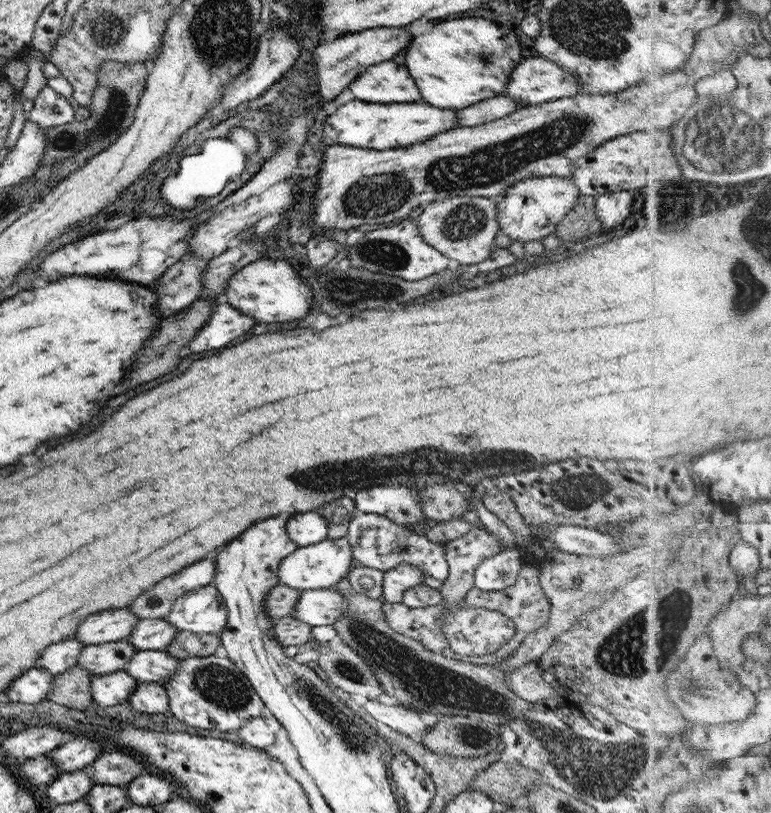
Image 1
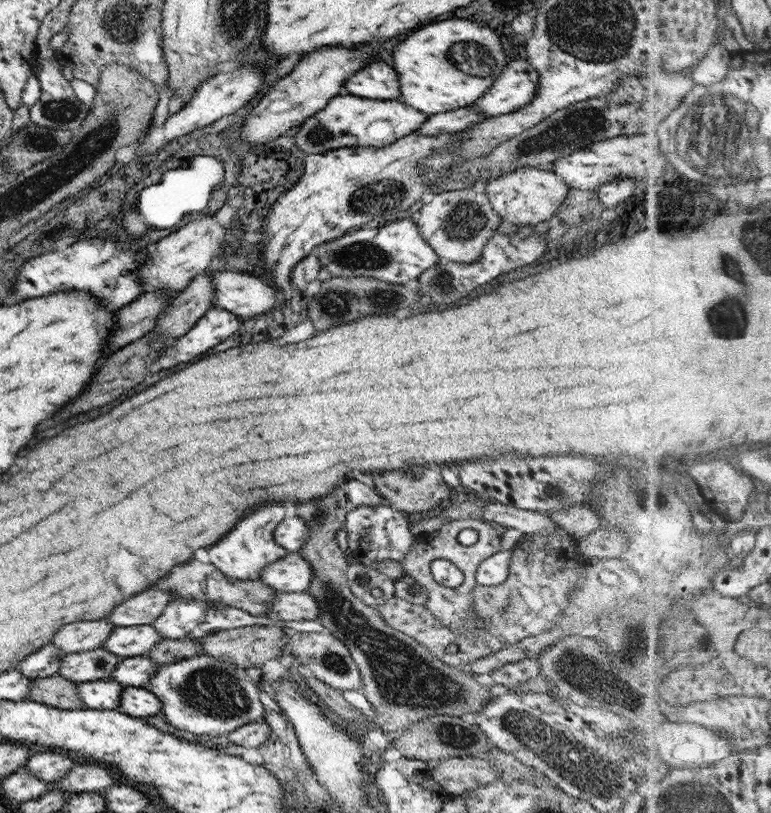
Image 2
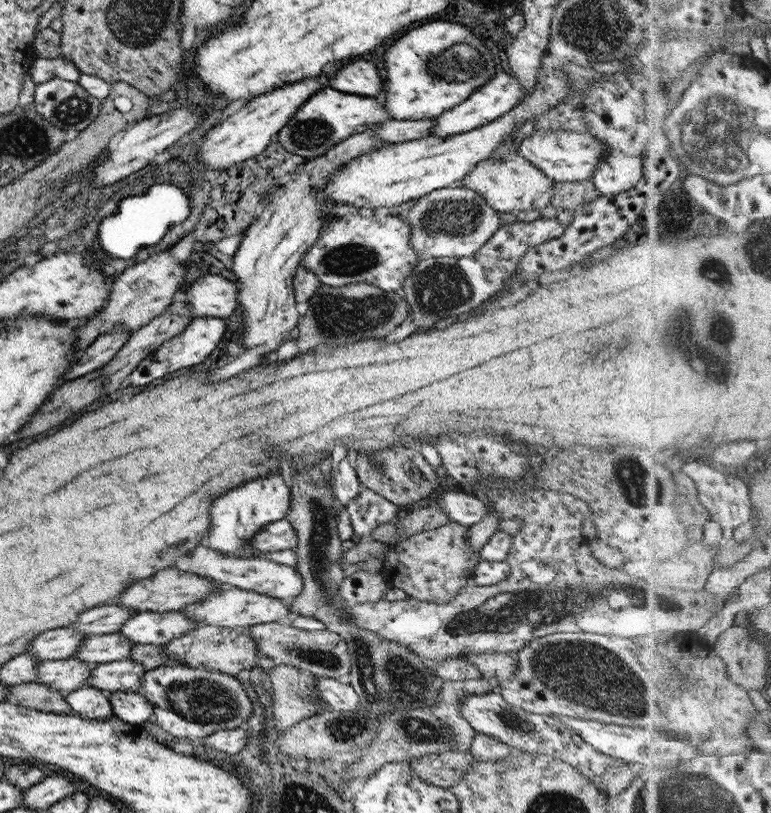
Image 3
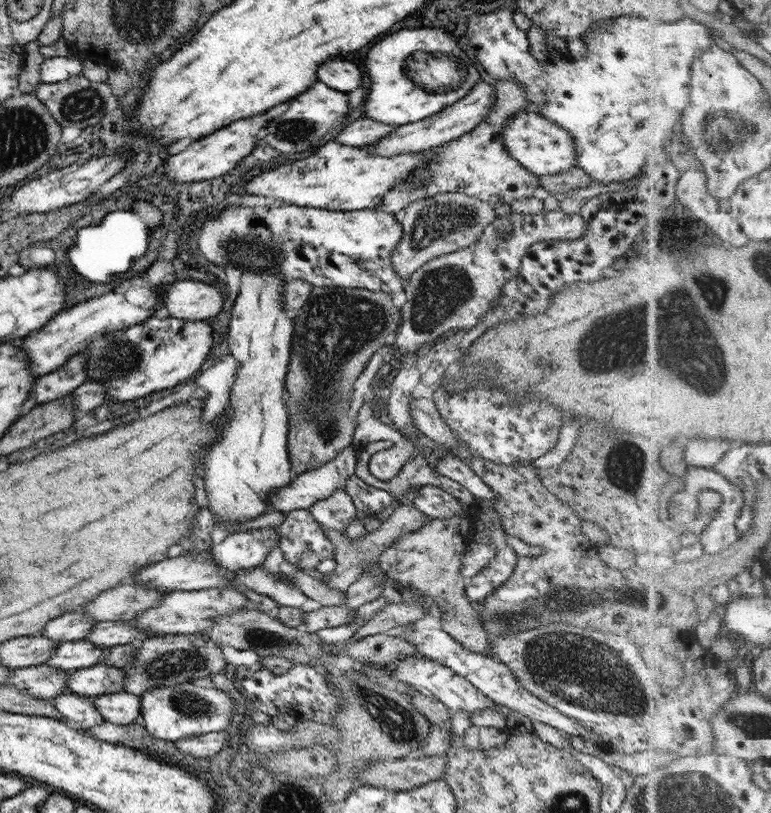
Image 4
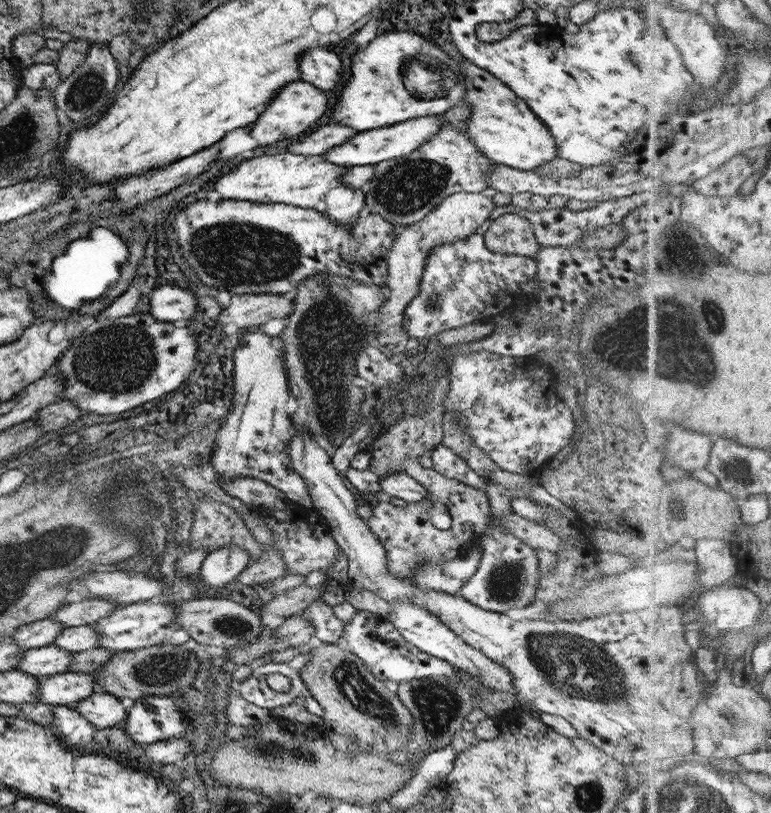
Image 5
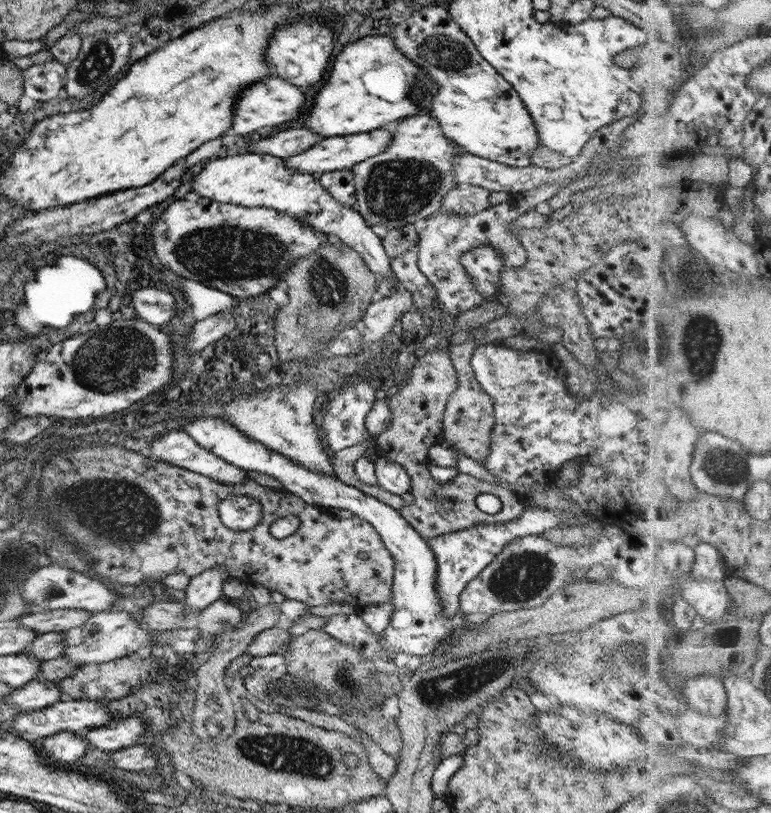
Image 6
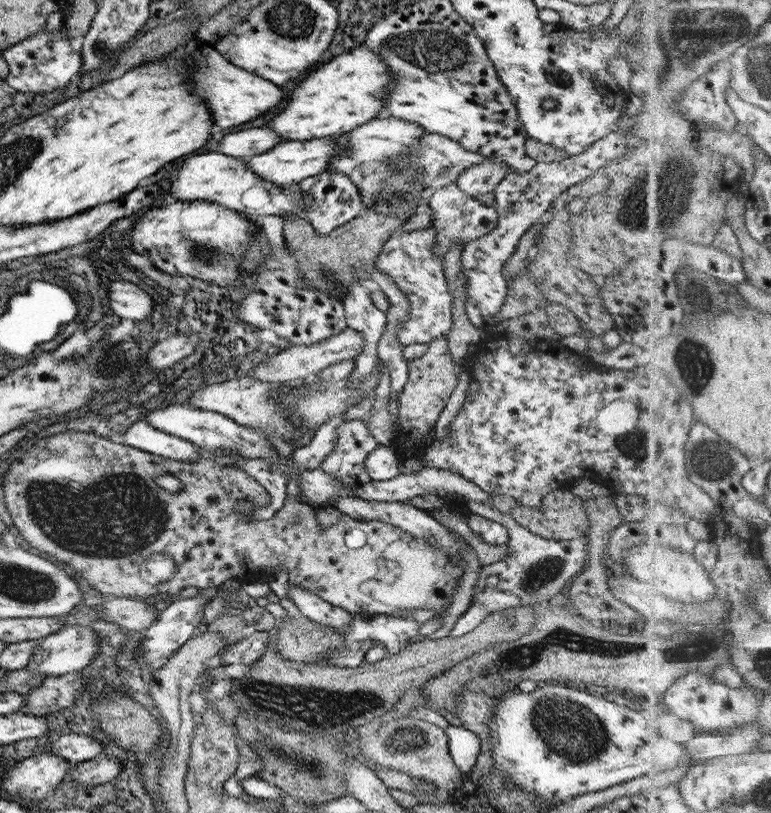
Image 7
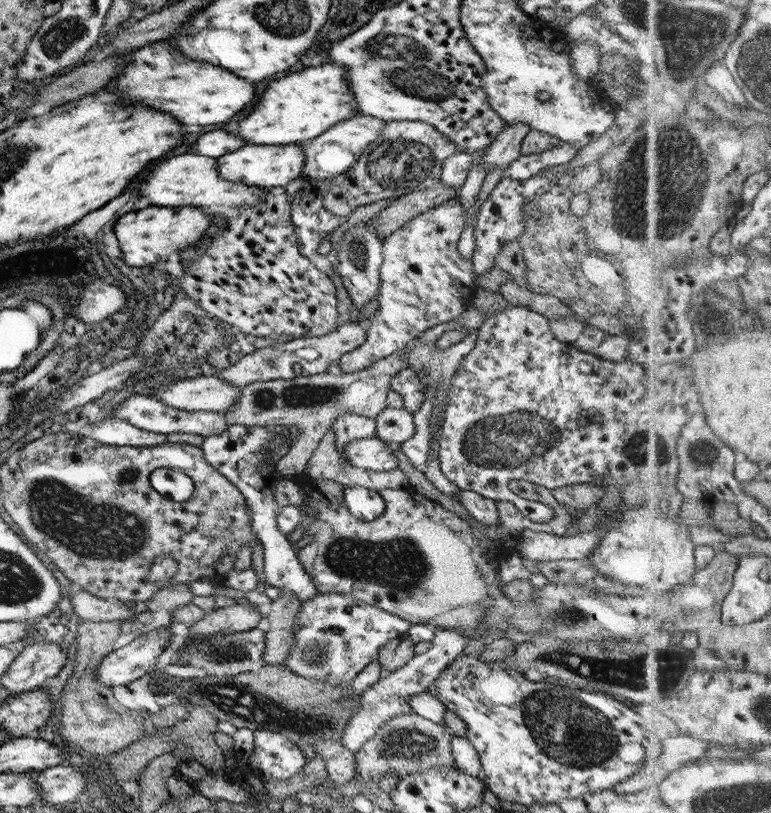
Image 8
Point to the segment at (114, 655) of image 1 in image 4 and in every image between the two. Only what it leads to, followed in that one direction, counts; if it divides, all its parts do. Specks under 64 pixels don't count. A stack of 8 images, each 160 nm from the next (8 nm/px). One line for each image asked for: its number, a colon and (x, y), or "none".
2: (85, 666)
3: (65, 675)
4: (41, 681)

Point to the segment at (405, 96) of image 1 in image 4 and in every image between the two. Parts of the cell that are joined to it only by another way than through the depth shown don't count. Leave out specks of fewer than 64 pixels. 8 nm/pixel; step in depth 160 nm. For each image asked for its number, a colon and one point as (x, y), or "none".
2: (377, 81)
3: (361, 78)
4: (343, 76)

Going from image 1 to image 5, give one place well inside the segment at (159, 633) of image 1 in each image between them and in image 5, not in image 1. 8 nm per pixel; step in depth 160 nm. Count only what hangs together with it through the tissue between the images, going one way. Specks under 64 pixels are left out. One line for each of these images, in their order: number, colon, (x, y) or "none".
2: (128, 641)
3: (95, 649)
4: (76, 654)
5: (48, 660)

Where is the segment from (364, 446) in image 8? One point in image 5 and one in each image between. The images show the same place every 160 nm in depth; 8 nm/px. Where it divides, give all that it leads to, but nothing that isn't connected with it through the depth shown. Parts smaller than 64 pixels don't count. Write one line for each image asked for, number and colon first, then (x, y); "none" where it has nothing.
5: (396, 484)
6: (390, 476)
7: (381, 463)

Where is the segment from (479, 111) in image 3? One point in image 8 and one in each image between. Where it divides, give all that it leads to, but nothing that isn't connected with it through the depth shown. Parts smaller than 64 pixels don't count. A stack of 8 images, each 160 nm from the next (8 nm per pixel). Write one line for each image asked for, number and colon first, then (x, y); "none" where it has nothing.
4: (462, 116)
5: (368, 147)
6: (332, 153)
7: (287, 162)
8: (261, 165)

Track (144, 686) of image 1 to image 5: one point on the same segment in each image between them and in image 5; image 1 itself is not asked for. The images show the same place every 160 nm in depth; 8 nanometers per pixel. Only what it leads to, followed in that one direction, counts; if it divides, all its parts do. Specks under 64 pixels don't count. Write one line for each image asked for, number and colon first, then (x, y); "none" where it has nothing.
2: (138, 703)
3: (133, 708)
4: (122, 708)
5: (102, 710)

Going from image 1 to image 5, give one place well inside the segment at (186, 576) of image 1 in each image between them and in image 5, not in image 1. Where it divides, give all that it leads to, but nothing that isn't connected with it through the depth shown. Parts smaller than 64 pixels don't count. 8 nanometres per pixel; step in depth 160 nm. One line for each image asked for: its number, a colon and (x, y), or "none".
2: (143, 608)
3: (107, 618)
4: (72, 626)
5: (38, 633)

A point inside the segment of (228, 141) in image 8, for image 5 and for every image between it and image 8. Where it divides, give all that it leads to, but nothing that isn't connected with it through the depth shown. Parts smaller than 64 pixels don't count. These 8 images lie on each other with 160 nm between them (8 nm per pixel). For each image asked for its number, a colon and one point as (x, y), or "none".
5: (319, 141)
6: (288, 142)
7: (249, 142)

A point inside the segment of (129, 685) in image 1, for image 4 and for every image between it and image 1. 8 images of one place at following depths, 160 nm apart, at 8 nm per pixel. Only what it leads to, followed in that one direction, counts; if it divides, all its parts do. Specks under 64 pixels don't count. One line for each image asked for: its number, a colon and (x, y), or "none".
2: (104, 694)
3: (87, 702)
4: (78, 712)

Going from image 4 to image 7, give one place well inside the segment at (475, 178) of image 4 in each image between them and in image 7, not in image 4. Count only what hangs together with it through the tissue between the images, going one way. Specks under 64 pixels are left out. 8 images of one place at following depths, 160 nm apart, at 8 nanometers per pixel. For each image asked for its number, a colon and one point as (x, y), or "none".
5: (401, 191)
6: (406, 182)
7: (375, 156)

